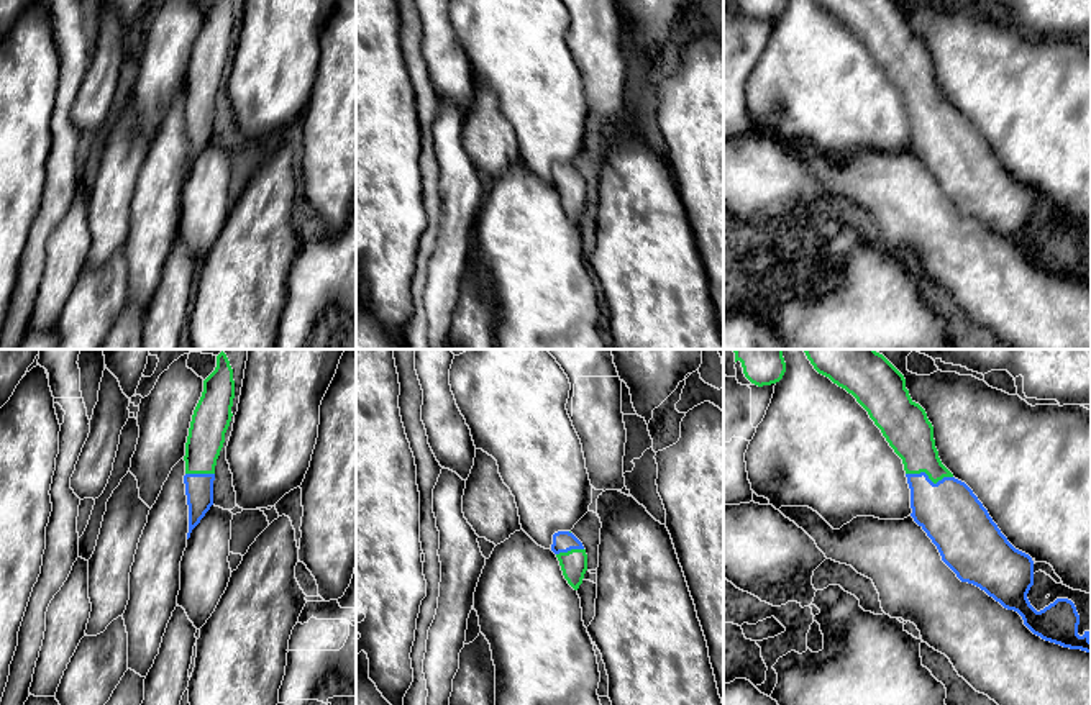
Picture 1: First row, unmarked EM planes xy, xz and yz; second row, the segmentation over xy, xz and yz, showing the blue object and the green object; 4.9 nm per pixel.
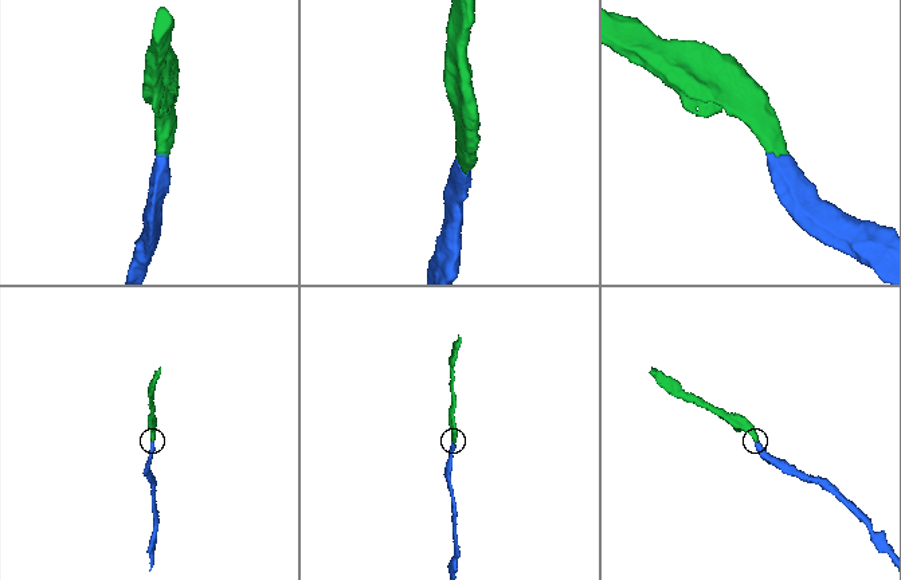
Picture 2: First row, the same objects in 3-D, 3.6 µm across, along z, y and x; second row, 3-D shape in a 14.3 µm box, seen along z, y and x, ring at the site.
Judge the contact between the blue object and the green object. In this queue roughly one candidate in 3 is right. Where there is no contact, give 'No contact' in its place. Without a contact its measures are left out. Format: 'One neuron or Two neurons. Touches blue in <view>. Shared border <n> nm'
One neuron. Touches blue in yz. Shared border 240 nm

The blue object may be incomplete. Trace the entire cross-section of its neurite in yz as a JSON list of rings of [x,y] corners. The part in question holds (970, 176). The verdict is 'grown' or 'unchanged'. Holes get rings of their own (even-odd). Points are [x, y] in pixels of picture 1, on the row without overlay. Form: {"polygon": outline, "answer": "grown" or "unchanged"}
{"polygon": [[[896,0],[814,2],[856,31],[902,92],[911,121],[911,149],[927,166],[942,193],[956,210],[979,220],[1004,241],[1017,244],[1024,257],[1042,272],[1091,285],[1091,264],[1078,267],[1080,248],[1071,233],[1057,231],[1040,244],[1030,238],[1027,226],[1034,218],[1032,190],[1007,174],[973,123],[942,97],[935,80],[934,59],[925,43],[911,31],[904,8]]], "answer": "grown"}

